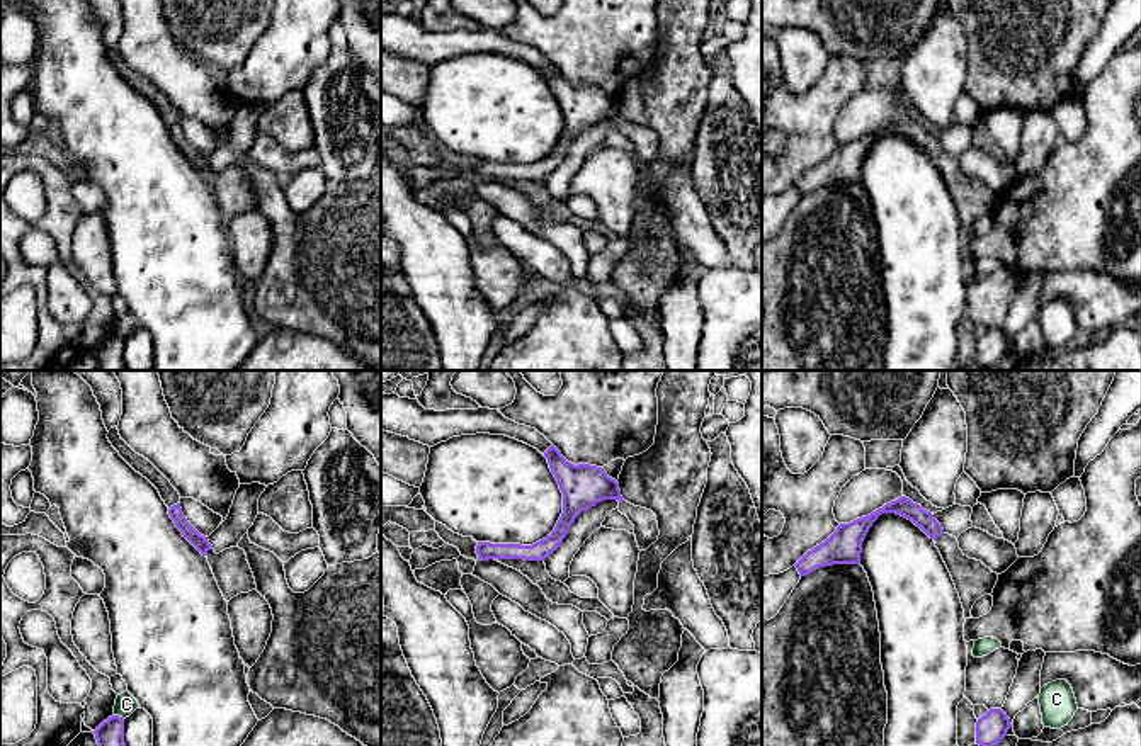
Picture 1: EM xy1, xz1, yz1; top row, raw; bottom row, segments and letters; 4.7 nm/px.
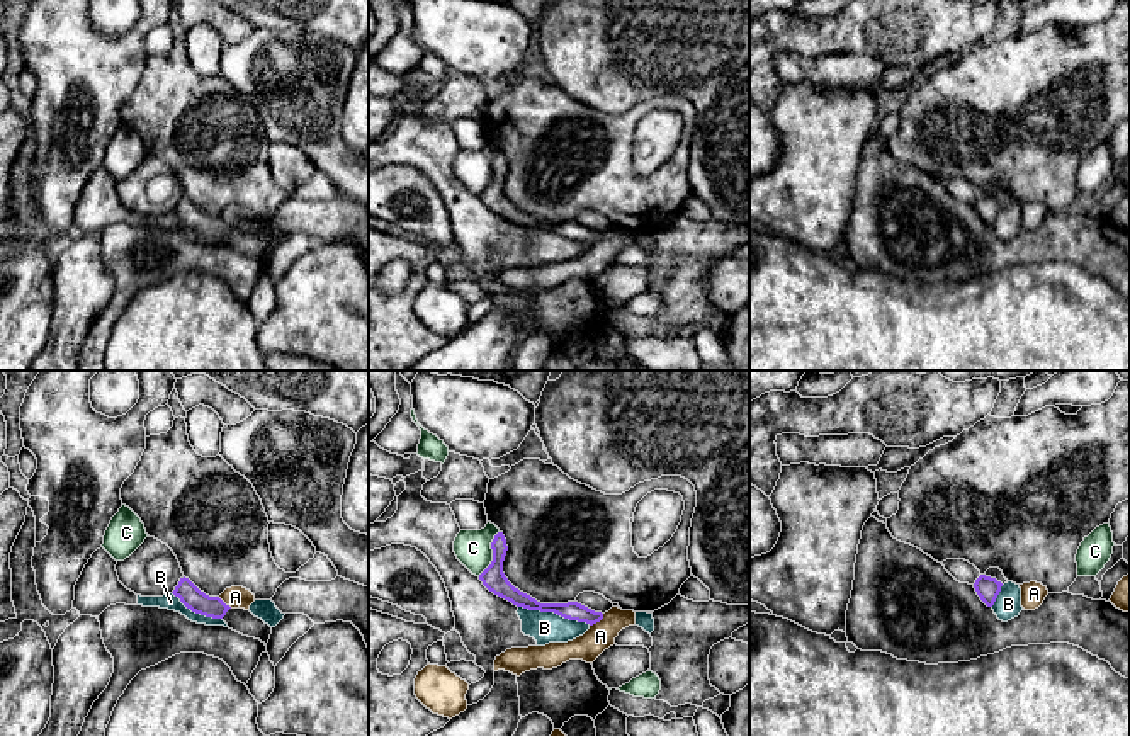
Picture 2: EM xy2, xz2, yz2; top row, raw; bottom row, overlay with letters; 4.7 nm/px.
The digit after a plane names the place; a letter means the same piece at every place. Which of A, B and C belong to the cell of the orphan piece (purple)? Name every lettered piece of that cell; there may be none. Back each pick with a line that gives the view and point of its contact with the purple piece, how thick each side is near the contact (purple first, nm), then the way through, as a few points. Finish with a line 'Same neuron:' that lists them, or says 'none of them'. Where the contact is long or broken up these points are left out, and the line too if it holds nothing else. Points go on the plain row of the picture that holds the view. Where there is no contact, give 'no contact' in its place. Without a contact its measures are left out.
Same neuron: none of them

